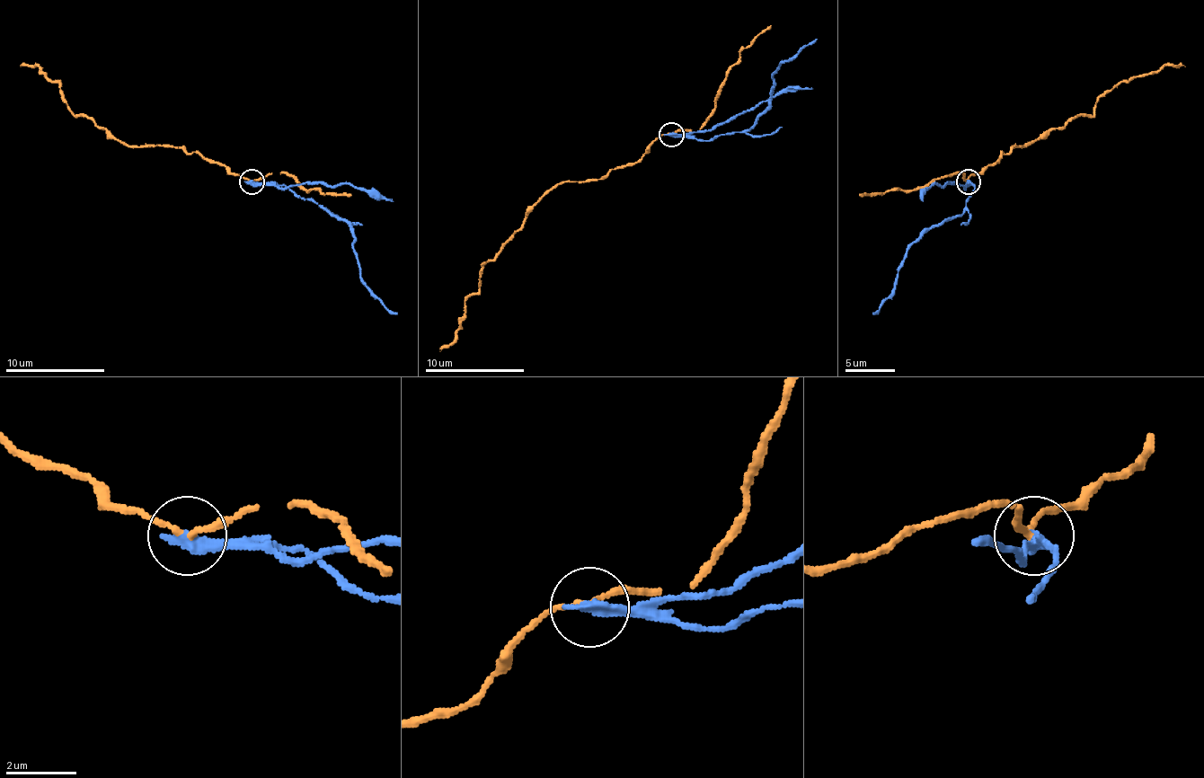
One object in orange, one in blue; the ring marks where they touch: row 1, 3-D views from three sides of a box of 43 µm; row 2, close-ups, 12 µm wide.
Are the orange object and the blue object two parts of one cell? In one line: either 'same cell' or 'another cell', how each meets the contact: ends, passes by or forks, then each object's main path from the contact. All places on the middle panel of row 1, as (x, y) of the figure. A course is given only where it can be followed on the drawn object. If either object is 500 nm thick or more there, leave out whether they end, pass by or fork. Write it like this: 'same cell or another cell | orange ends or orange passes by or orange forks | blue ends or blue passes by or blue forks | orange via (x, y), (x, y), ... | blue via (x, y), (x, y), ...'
another cell | orange passes by | blue ends | orange via (671, 134), (633, 163), (601, 178), (562, 181), (547, 193), (485, 262), (455, 340), (440, 351) | blue via (671, 134), (711, 141), (722, 134), (745, 131), (767, 107), (773, 77), (783, 62), (790, 62), (817, 39)

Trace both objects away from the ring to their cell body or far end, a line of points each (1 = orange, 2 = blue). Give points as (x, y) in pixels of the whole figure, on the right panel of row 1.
1: (968, 181), (1002, 151), (1089, 117), (1121, 82), (1165, 65), (1185, 66)
2: (968, 181), (975, 189), (965, 200), (965, 210), (941, 225), (928, 228), (911, 245), (896, 289), (873, 314)

